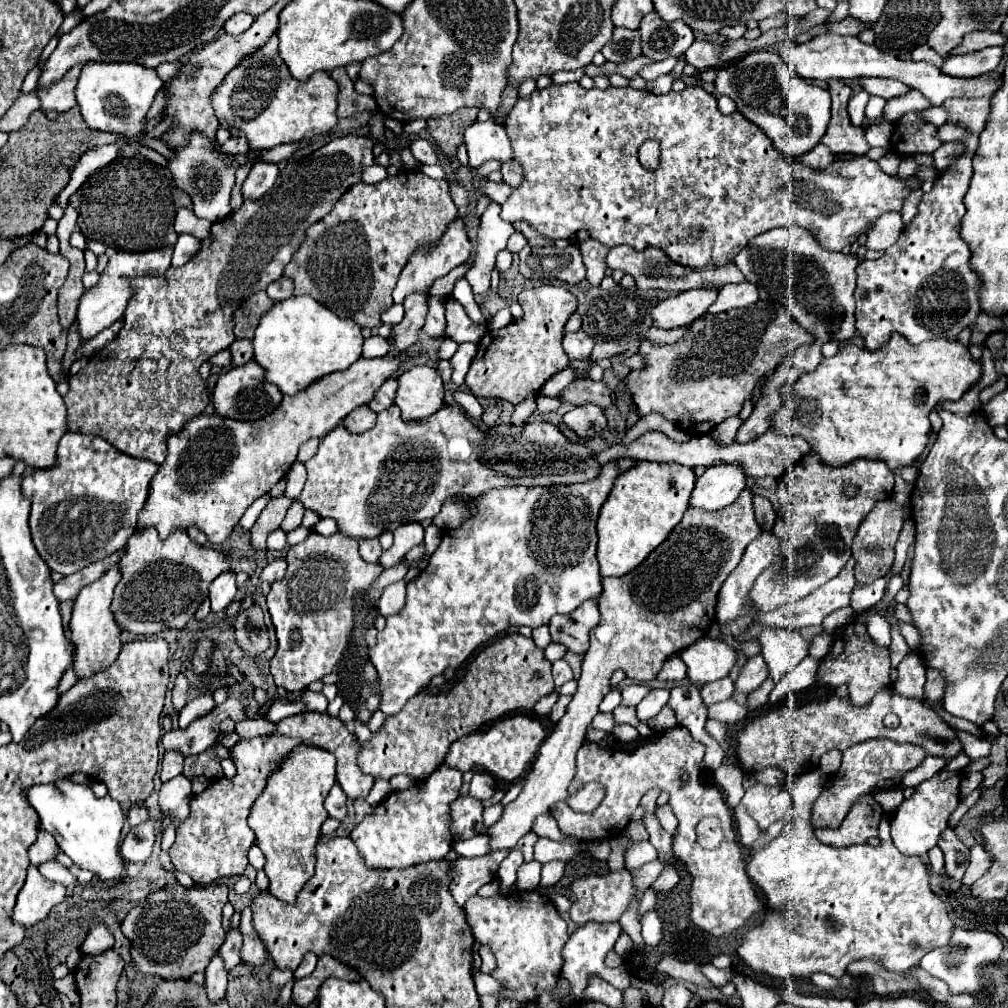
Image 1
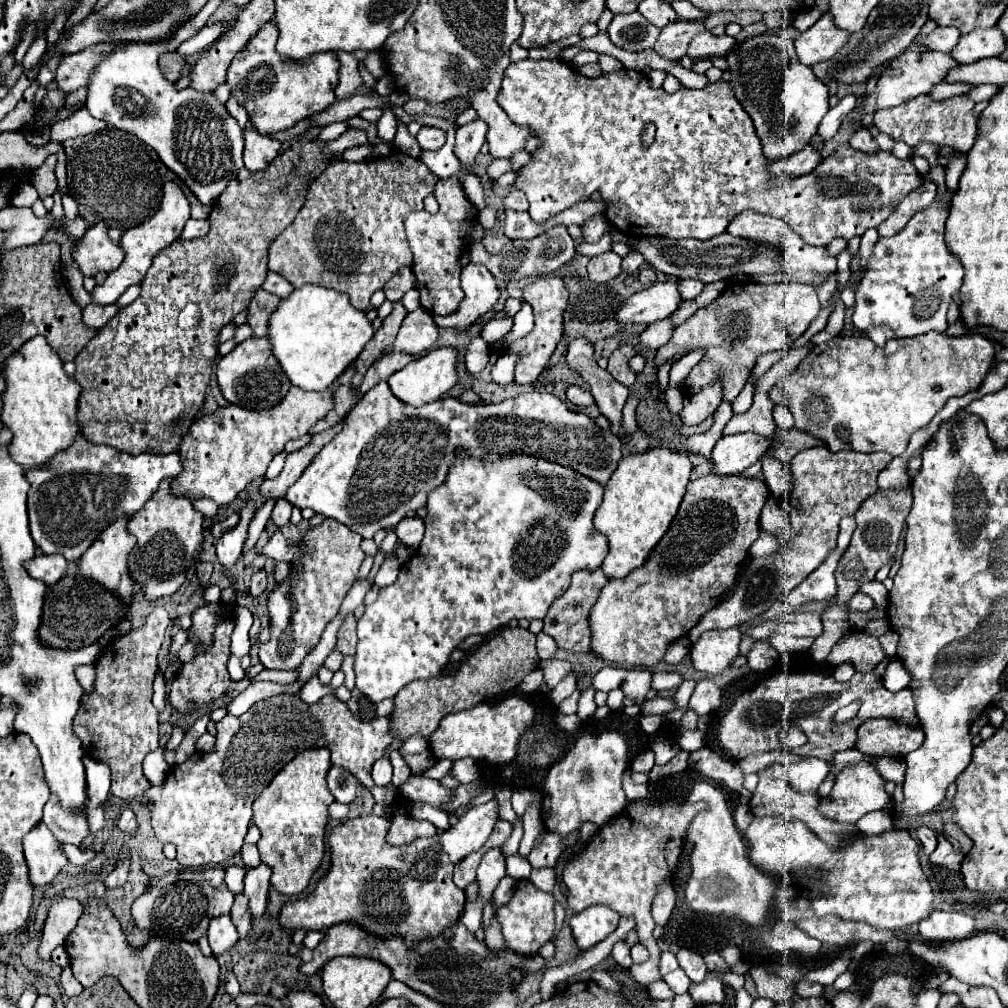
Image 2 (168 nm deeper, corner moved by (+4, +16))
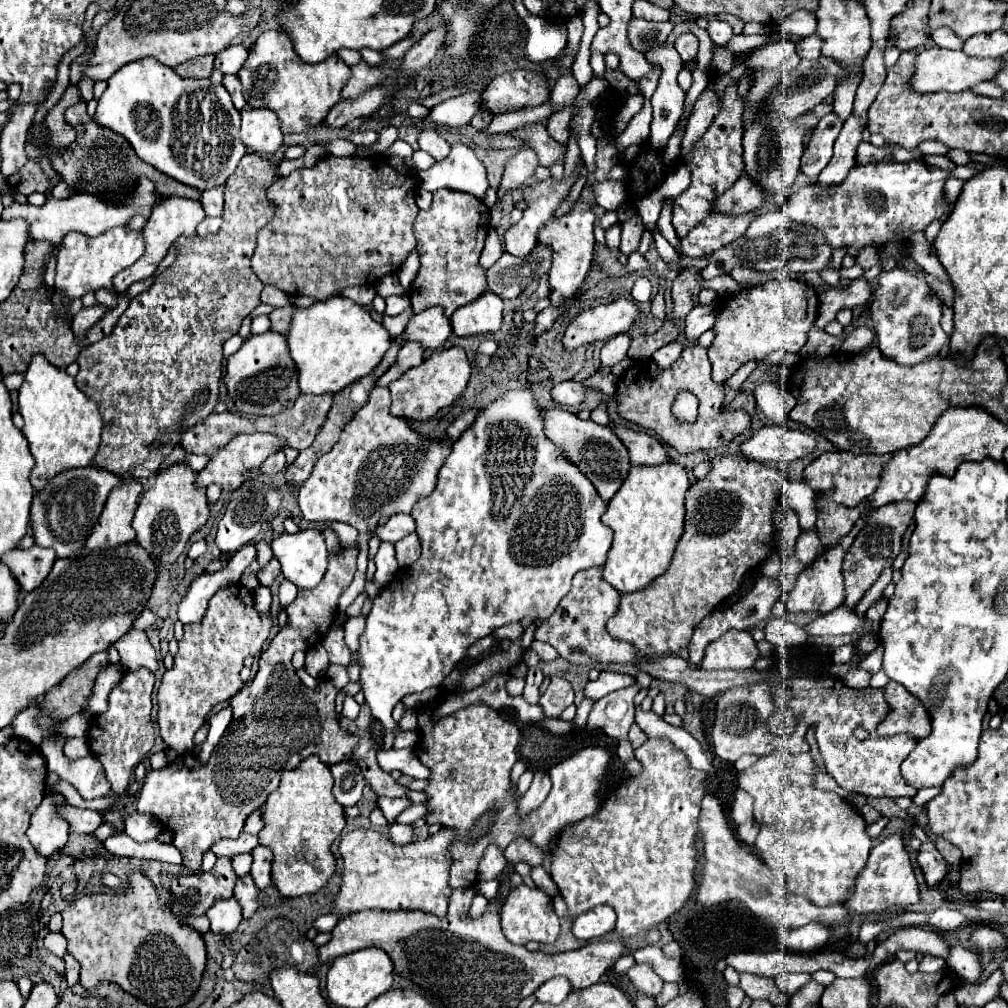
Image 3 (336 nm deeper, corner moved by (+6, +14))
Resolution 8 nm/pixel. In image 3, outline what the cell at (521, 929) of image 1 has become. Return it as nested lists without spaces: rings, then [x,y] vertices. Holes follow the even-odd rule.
[[[526,884],[514,888],[508,894],[500,916],[502,916],[502,920],[500,920],[502,922],[502,932],[512,944],[524,946],[530,940],[546,944],[546,942],[554,942],[560,934],[560,922],[558,922],[558,916],[554,912],[554,908],[552,908],[552,898],[546,896],[538,888],[528,888]]]

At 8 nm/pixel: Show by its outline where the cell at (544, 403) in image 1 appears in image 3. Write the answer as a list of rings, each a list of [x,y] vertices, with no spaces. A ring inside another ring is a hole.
[[[614,424],[610,426],[614,430],[614,434],[624,442],[624,446],[628,448],[630,454],[630,462],[632,464],[662,464],[668,460],[662,444],[658,442],[658,438],[646,434],[646,432],[636,432],[630,430],[622,424]]]

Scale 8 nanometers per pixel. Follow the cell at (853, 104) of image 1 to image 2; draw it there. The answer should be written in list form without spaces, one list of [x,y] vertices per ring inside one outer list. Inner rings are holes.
[[[852,94],[844,96],[834,108],[828,110],[828,114],[822,118],[820,126],[818,126],[818,134],[824,138],[824,142],[828,142],[840,128],[842,120],[856,108],[856,98]]]

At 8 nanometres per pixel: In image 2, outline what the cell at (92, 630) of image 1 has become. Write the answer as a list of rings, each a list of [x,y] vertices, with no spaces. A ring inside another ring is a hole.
[[[120,516],[118,520],[114,520],[80,558],[82,576],[86,576],[94,582],[100,582],[102,586],[106,586],[106,590],[118,594],[124,602],[128,602],[130,596],[132,596],[134,580],[130,578],[130,570],[128,570],[128,554],[136,546],[136,538],[128,532],[126,522],[128,522],[128,516]]]

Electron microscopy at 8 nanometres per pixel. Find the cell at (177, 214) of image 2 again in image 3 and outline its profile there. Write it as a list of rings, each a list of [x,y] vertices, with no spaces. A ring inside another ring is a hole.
[[[170,196],[170,198],[164,198],[162,202],[158,202],[154,208],[152,208],[152,214],[146,222],[146,226],[142,228],[142,238],[144,238],[144,254],[132,264],[128,266],[126,270],[122,270],[120,274],[116,274],[114,278],[114,290],[116,294],[124,294],[128,290],[130,284],[138,282],[138,280],[146,280],[152,276],[152,272],[156,270],[156,266],[162,262],[162,258],[166,256],[168,248],[172,246],[172,242],[178,238],[178,236],[194,236],[196,234],[196,226],[198,222],[202,222],[206,218],[204,210],[202,210],[202,204],[196,202],[196,200],[190,200],[190,198],[180,198],[180,196]]]

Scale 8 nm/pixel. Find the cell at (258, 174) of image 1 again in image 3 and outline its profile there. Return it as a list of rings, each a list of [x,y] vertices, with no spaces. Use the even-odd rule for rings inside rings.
[[[246,108],[242,112],[242,142],[258,154],[274,154],[282,146],[282,132],[276,114],[266,108]]]

